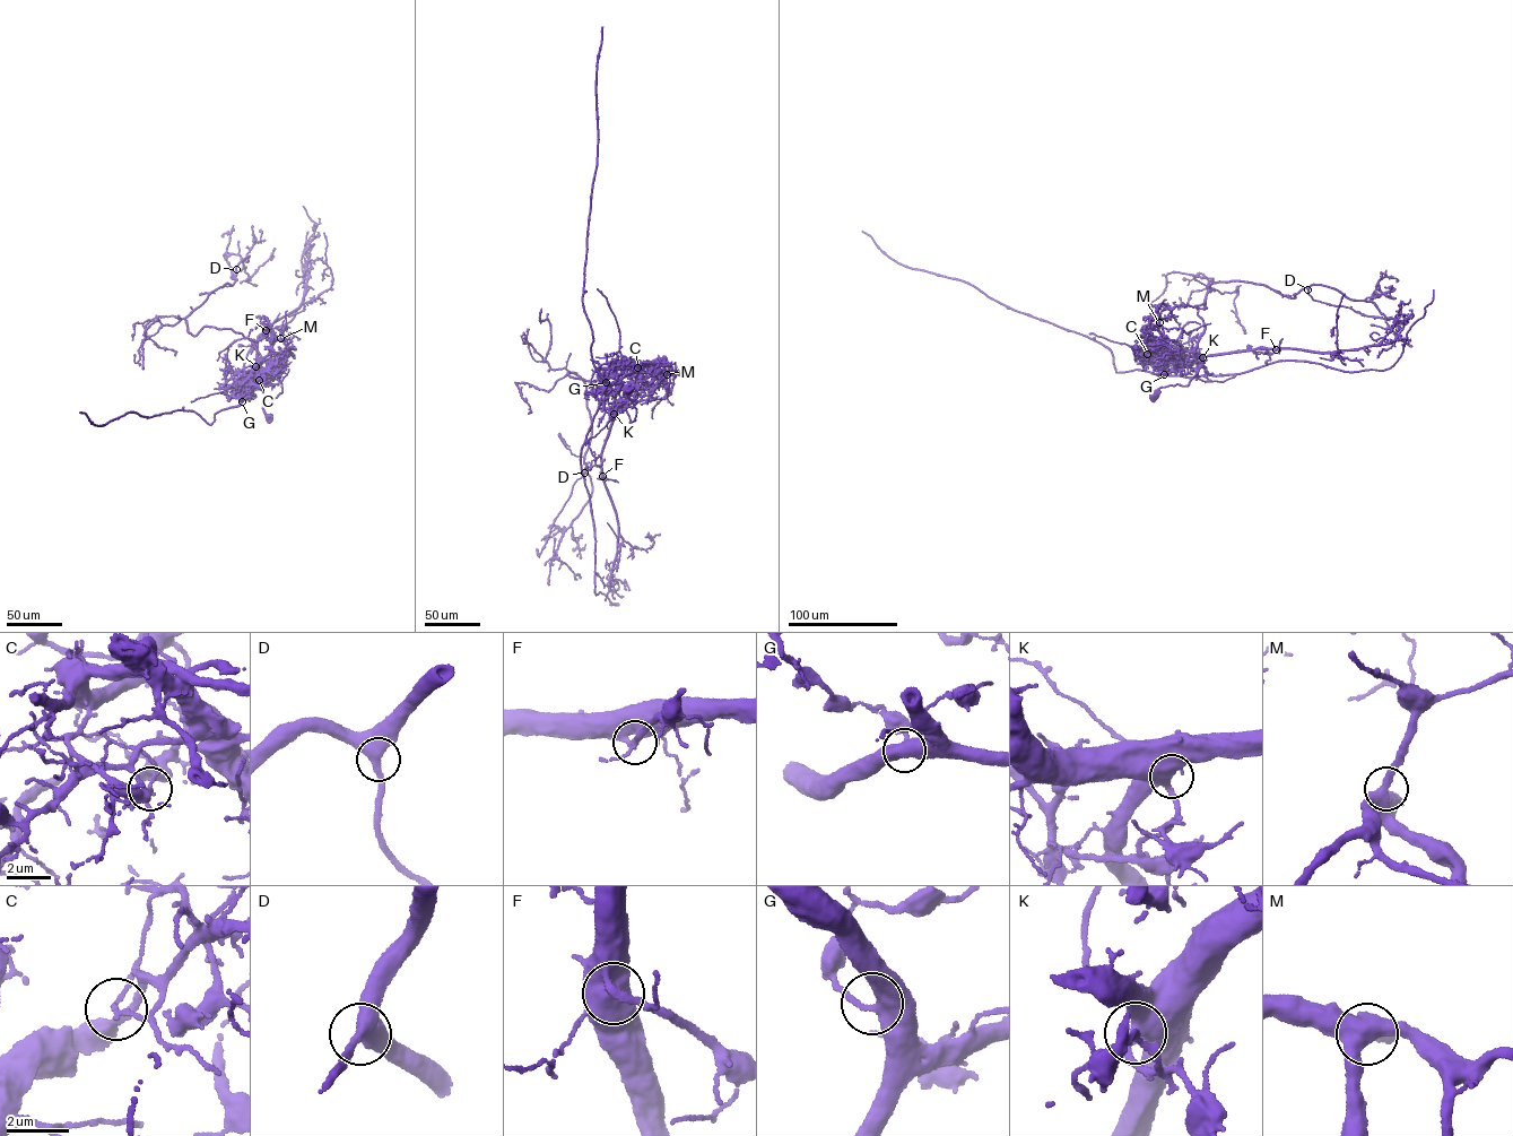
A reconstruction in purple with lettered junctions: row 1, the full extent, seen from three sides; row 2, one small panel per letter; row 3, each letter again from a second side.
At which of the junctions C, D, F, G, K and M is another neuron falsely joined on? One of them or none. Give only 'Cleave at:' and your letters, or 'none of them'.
Cleave at: C

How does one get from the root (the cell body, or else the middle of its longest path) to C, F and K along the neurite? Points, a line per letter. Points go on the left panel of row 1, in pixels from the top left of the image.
C: (268, 416), (263, 407), (283, 392), (272, 363), (264, 360), (257, 366), (255, 378), (259, 380)
F: (268, 416), (263, 407), (283, 392), (272, 363), (264, 360), (257, 365), (258, 338), (266, 330)
K: (268, 416), (263, 407), (283, 392), (281, 384), (272, 363), (264, 360), (255, 366)

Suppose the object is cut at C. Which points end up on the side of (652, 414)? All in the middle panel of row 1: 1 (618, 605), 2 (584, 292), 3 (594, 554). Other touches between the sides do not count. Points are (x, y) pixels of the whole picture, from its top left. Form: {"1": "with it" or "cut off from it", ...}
{"1": "cut off from it", "2": "cut off from it", "3": "cut off from it"}

